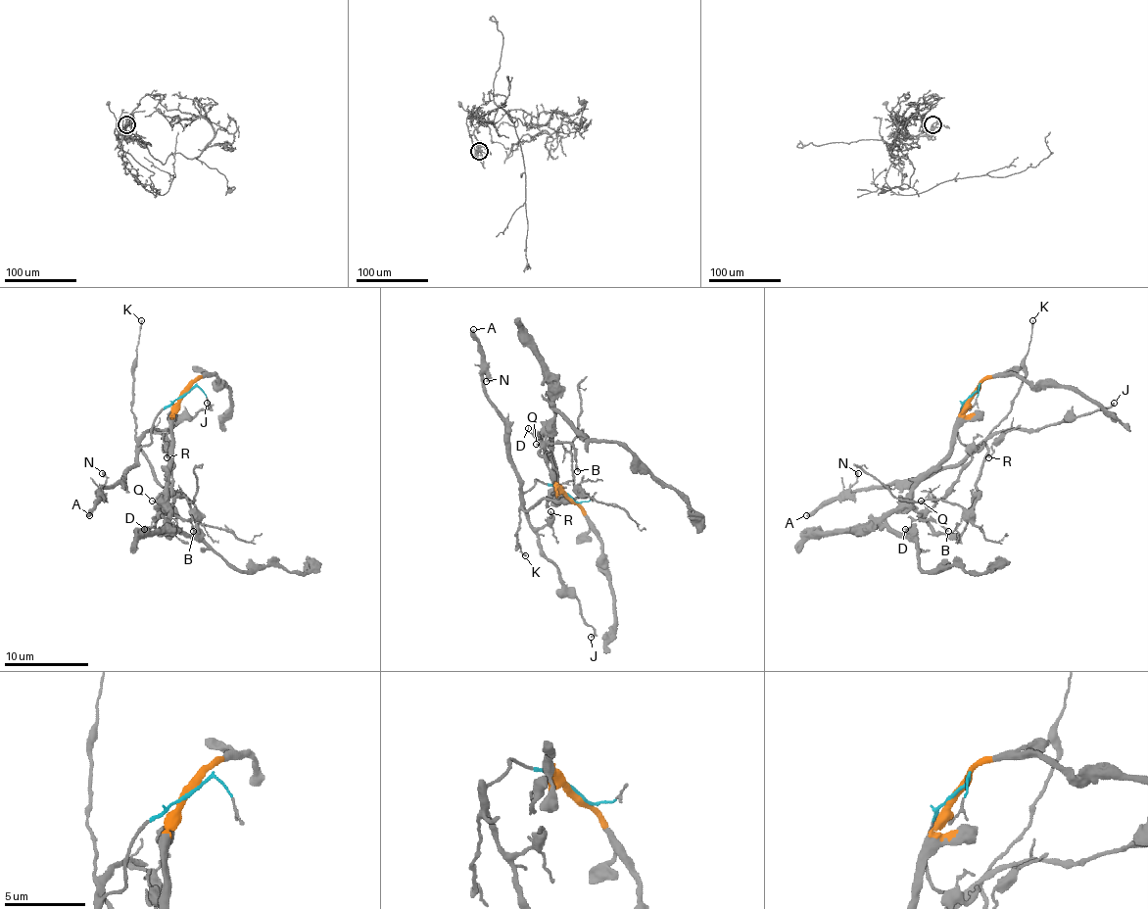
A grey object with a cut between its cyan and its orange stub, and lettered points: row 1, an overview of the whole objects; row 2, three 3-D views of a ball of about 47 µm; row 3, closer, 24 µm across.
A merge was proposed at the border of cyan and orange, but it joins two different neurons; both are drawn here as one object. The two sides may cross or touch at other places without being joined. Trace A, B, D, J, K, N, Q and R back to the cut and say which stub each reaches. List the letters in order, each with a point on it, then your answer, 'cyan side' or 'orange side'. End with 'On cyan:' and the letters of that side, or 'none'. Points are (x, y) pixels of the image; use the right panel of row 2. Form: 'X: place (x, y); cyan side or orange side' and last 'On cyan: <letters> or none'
A: place (806, 515); cyan side
B: place (948, 531); orange side
D: place (905, 529); orange side
J: place (1114, 403); cyan side
K: place (1032, 320); cyan side
N: place (858, 473); cyan side
Q: place (921, 501); orange side
R: place (988, 457); cyan side
On cyan: A, J, K, N, R

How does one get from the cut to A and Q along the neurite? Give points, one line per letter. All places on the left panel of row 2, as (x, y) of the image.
A: (185, 393), (156, 418), (152, 439), (139, 450), (120, 481), (99, 490), (99, 498), (89, 514)
Q: (183, 393), (172, 418), (172, 446), (163, 510), (152, 500)

